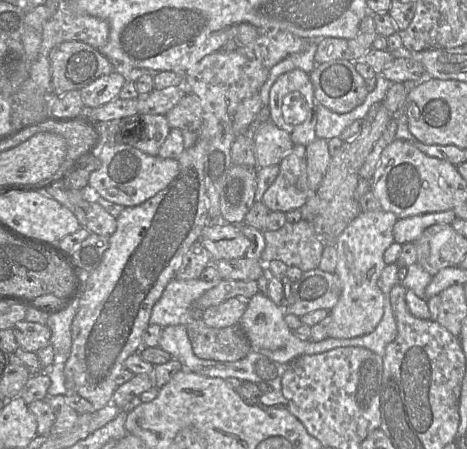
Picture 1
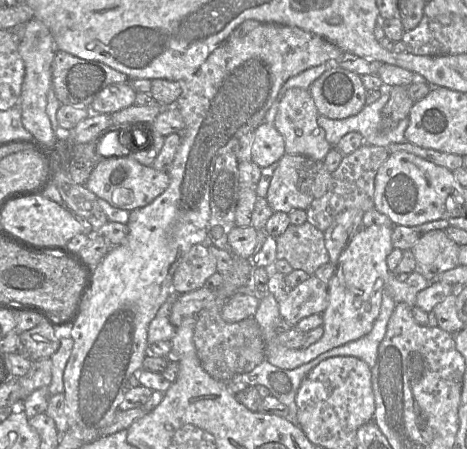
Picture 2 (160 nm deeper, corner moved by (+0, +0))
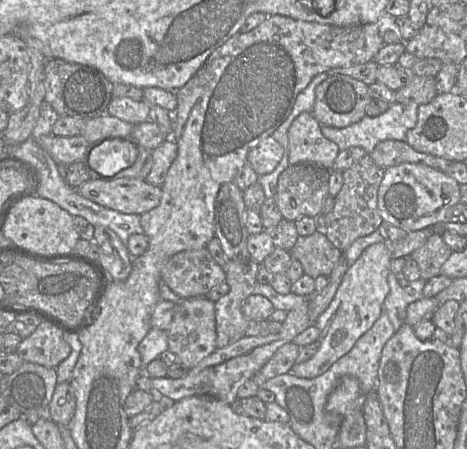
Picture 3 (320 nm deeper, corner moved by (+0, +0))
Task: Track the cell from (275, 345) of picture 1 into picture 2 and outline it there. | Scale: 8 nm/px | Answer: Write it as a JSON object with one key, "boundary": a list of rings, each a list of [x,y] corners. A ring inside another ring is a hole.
{"boundary":[[[374,225],[370,227],[363,227],[352,238],[351,242],[340,255],[336,265],[336,272],[328,282],[328,306],[322,313],[322,326],[324,329],[324,334],[318,342],[312,344],[306,349],[289,349],[282,346],[278,342],[278,334],[274,330],[274,322],[280,317],[279,302],[270,293],[260,300],[258,309],[253,318],[260,327],[262,338],[265,344],[265,359],[269,363],[281,369],[293,370],[312,361],[322,353],[349,342],[358,340],[371,331],[375,320],[380,314],[382,295],[389,282],[390,270],[387,266],[387,257],[394,249],[391,242],[391,235],[392,228]]]}

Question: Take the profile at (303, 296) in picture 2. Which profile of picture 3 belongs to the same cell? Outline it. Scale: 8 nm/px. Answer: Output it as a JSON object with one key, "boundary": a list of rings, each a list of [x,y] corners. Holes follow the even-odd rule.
{"boundary":[[[303,303],[287,313],[281,330],[276,334],[244,337],[224,348],[217,348],[196,367],[189,370],[183,378],[153,378],[152,392],[167,396],[174,401],[191,396],[203,396],[231,405],[237,399],[238,389],[247,380],[253,379],[281,346],[292,342],[298,334],[313,324],[315,323],[310,319],[308,303]]]}

